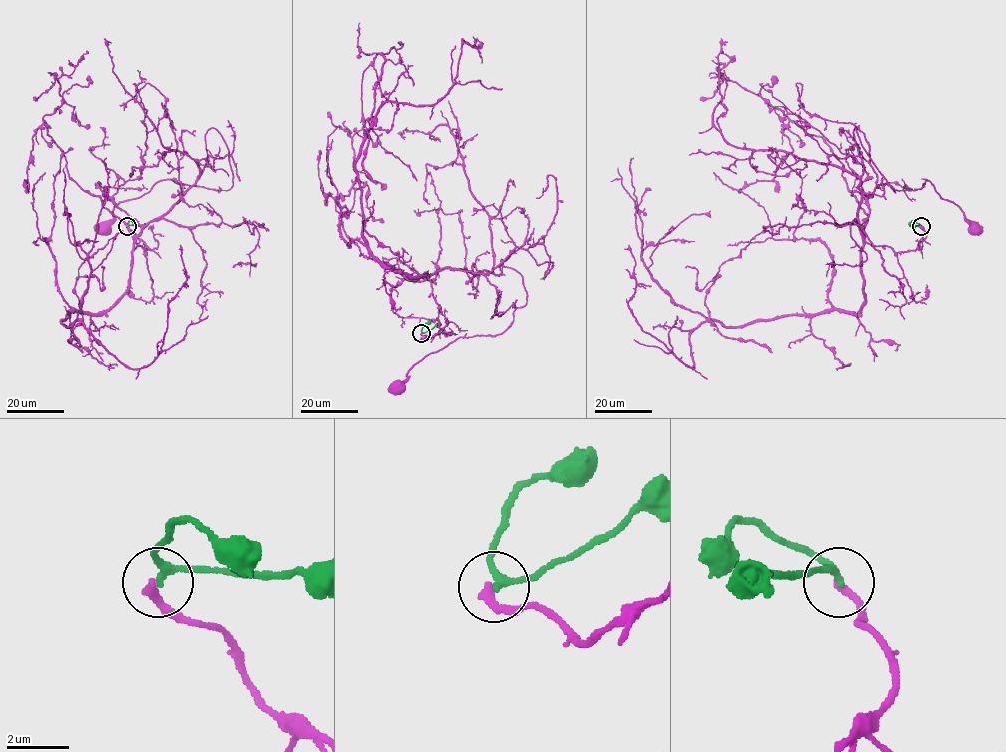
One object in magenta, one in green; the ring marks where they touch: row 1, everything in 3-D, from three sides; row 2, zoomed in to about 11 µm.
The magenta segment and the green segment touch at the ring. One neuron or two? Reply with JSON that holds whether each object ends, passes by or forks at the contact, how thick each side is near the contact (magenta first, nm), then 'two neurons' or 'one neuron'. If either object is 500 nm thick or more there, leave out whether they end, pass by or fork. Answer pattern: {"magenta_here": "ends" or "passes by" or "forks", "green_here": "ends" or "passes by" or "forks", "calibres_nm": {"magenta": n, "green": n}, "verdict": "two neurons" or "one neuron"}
{"magenta_here": "ends", "green_here": "passes by", "calibres_nm": {"magenta": 300, "green": 200}, "verdict": "two neurons"}

